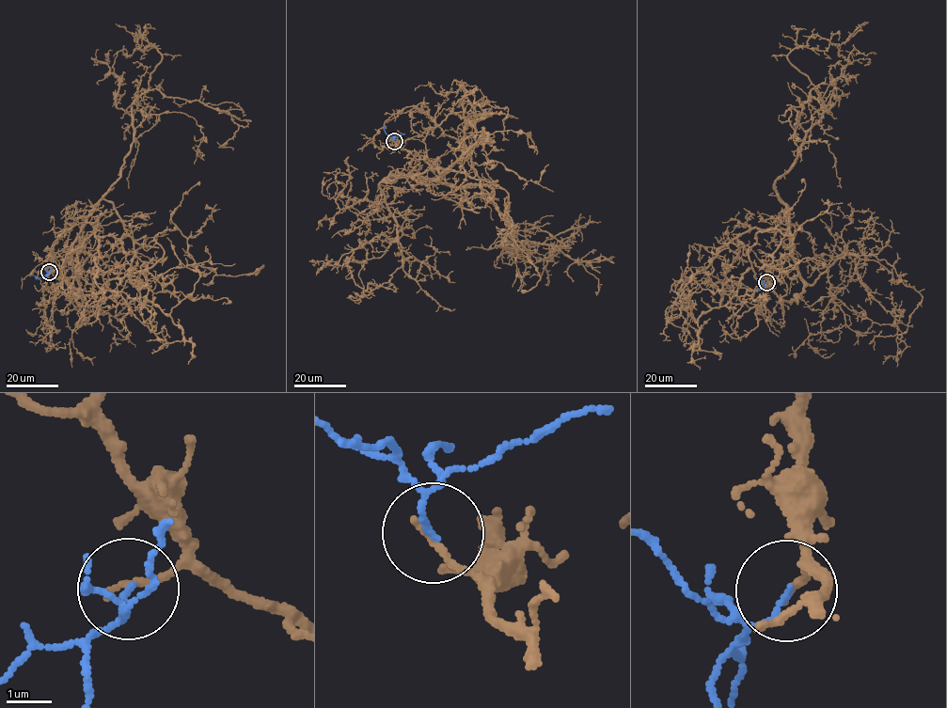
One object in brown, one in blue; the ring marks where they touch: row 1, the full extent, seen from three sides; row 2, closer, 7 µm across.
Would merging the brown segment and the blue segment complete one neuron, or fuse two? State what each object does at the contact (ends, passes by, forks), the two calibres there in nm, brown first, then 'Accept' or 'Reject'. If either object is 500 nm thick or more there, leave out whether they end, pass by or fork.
At the ring brown ends. At the ring blue ends. Thickness 140 nm (brown) against 120 nm. Accept

